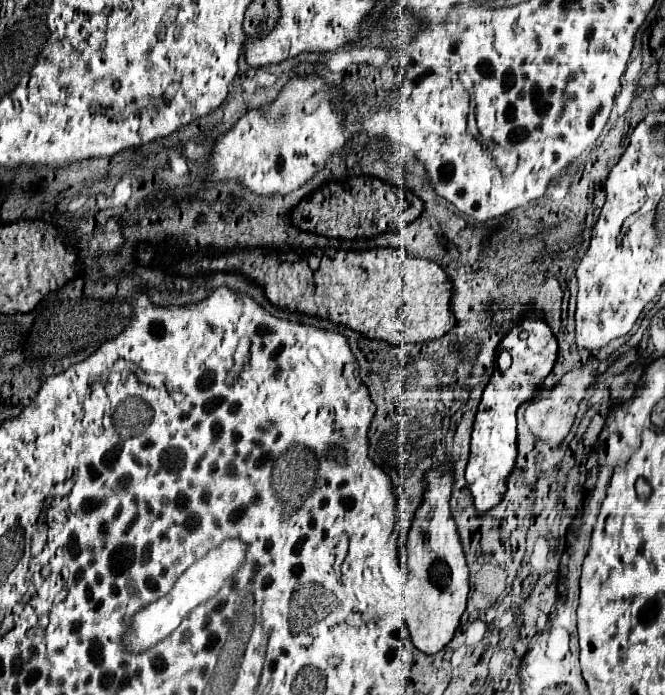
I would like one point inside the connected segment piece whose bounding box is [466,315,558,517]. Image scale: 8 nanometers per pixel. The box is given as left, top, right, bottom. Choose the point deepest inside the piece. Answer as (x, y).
(533, 349)

